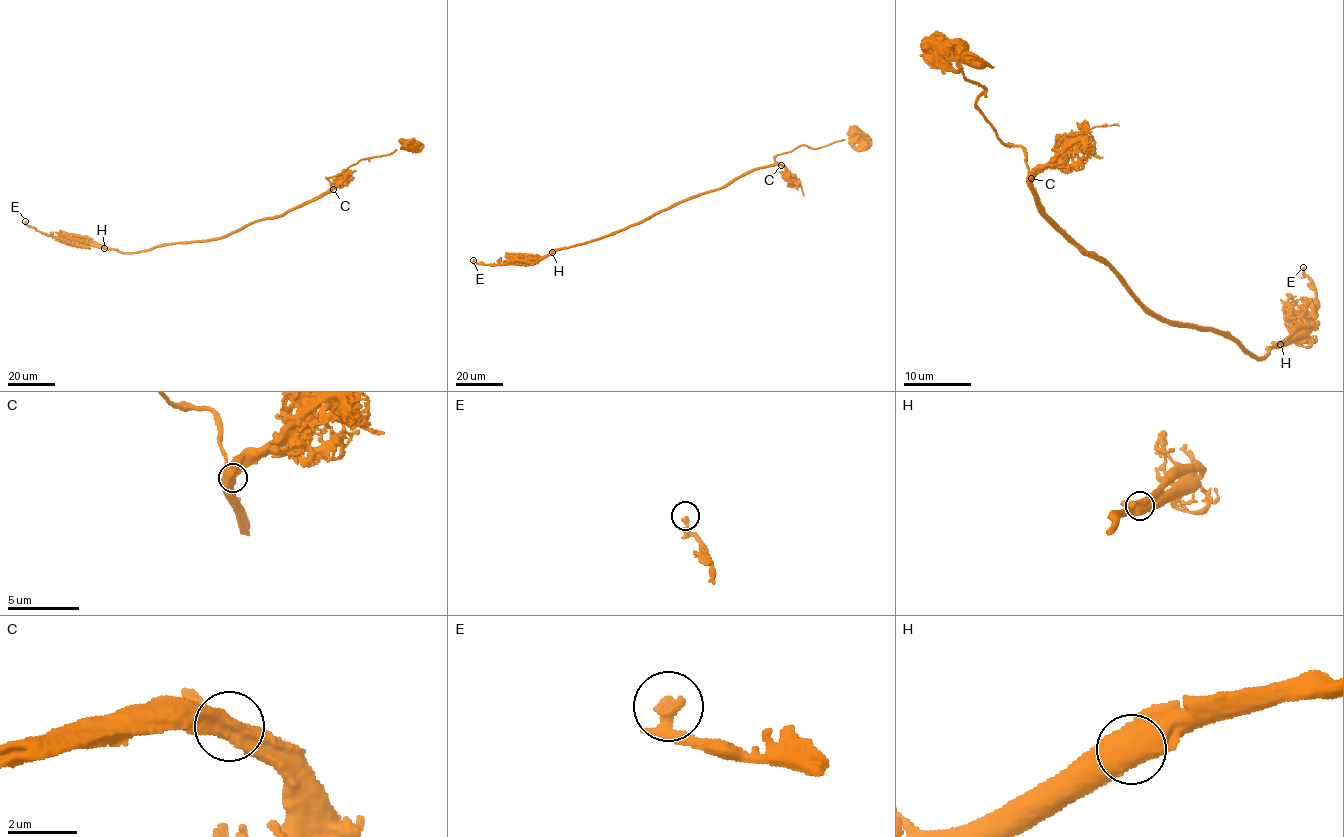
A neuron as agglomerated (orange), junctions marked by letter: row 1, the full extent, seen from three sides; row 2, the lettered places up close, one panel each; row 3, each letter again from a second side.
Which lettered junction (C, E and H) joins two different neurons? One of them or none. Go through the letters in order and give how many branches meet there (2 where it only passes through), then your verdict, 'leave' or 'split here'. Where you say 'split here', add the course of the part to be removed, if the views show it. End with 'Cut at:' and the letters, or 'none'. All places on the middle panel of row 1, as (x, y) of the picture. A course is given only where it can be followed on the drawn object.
C: 2 | leave
E: 1 | leave
H: 2 | split here | (552, 252), (530, 260), (511, 260), (512, 254)
Cut at: H

